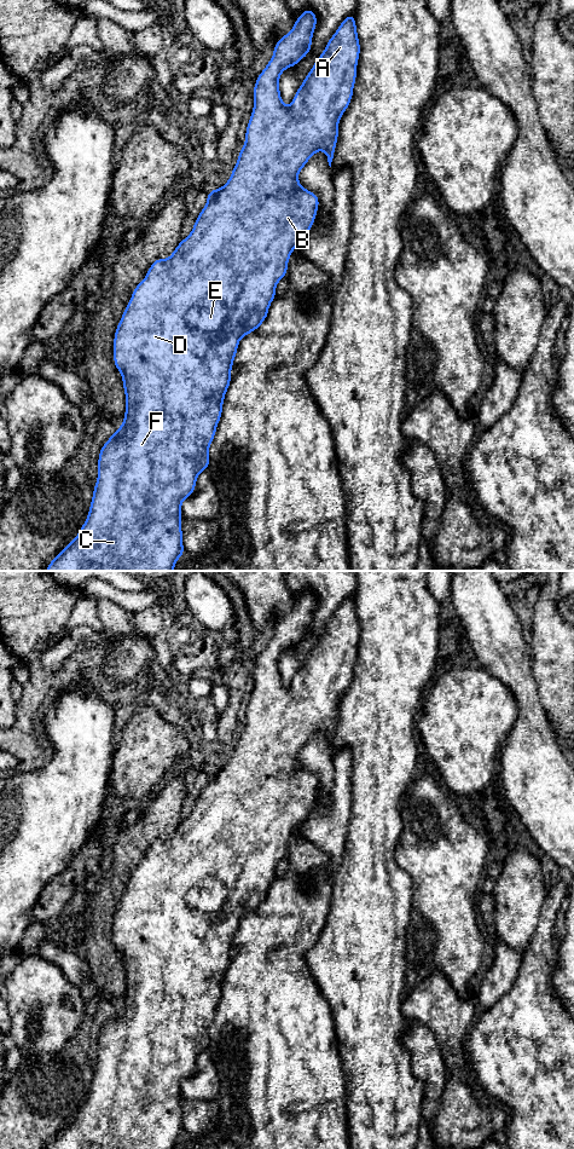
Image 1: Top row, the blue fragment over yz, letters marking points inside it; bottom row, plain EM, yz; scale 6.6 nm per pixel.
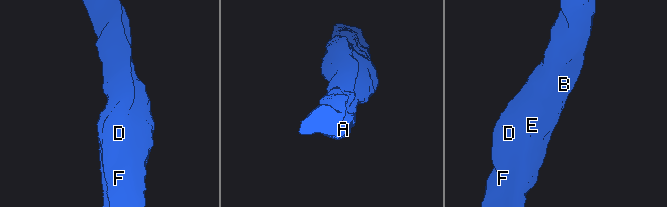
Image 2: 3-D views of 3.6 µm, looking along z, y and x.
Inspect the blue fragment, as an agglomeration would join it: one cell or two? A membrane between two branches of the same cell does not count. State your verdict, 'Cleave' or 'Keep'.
Keep

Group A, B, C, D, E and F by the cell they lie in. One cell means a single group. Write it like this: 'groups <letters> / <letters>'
groups A B C D E F

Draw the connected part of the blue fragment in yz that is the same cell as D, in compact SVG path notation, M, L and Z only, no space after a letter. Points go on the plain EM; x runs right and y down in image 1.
M305 590L296 600L292 610L276 623L273 637L257 657L254 666L254 689L245 712L245 723L238 735L237 745L227 763L207 775L207 786L198 795L190 815L180 821L168 839L156 839L150 847L145 859L134 868L132 878L121 897L114 918L114 943L122 954L123 970L126 975L126 994L120 1010L114 1012L109 1021L102 1027L98 1039L98 1059L94 1066L93 1078L88 1097L74 1121L71 1121L50 1143L47 1149L174 1149L176 1142L185 1134L181 1110L181 1084L192 1076L196 1061L201 1052L210 1044L208 1033L216 1014L218 1004L222 995L222 983L231 964L231 949L238 931L238 923L249 913L255 912L268 896L268 889L276 876L278 862L286 856L289 838L292 831L303 822L315 802L319 787L319 778L302 768L298 762L298 752L308 740L319 731L326 734L329 746L334 739L336 722L338 720L338 703L349 687L356 659L356 646L360 636L360 624L356 613L355 596L346 597L336 613L327 622L324 633L318 637L309 654L295 674L289 687L283 685L279 671L280 654L295 647L305 639L312 628L313 612L317 608L317 596L313 590Z

